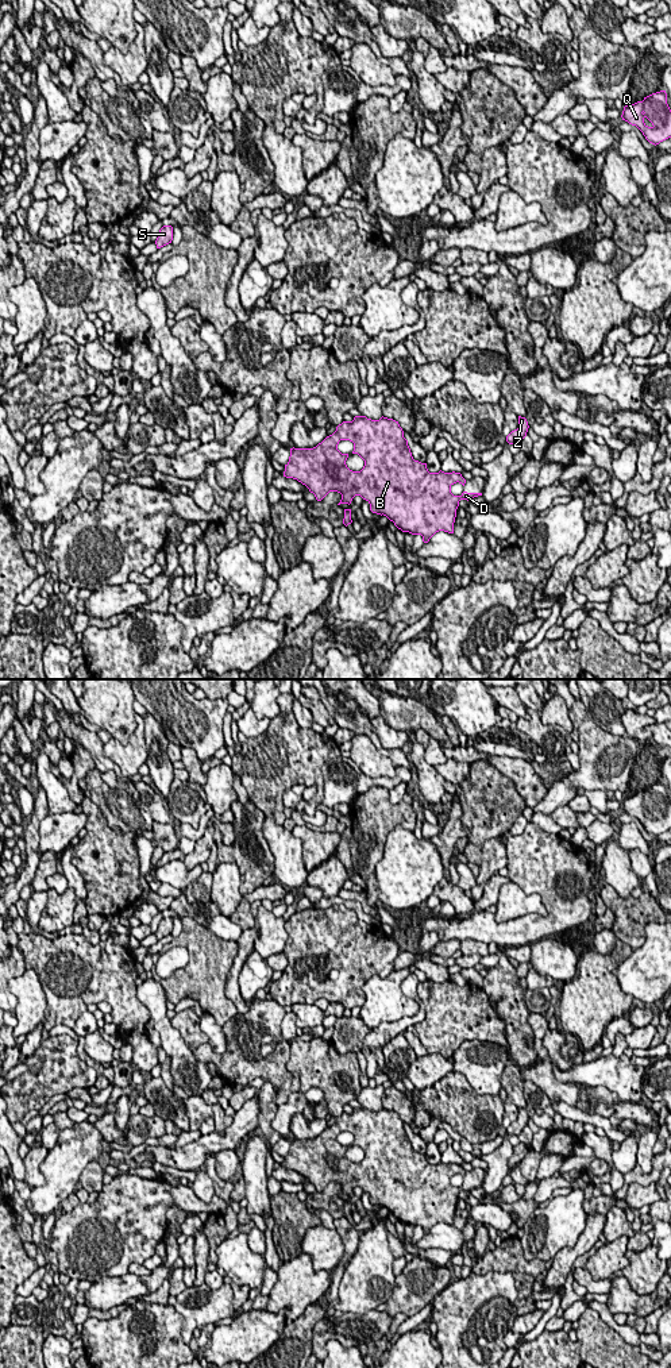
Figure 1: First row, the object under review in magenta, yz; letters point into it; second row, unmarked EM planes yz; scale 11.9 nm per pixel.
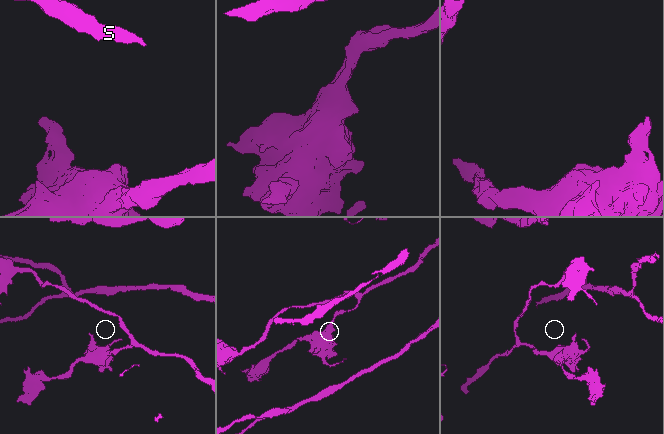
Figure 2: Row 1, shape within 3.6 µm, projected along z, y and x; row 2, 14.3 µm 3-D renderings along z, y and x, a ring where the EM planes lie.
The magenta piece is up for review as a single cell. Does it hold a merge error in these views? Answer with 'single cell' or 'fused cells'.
single cell

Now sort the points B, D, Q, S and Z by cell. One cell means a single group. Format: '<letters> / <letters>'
B D Q S Z

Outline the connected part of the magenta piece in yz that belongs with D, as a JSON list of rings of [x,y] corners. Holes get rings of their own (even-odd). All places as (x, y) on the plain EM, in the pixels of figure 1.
[[[355,1107],[352,1113],[343,1113],[336,1122],[327,1128],[313,1140],[290,1140],[289,1153],[285,1156],[284,1168],[293,1169],[305,1176],[317,1192],[321,1192],[329,1183],[342,1186],[340,1195],[351,1195],[355,1187],[360,1187],[370,1195],[370,1202],[386,1207],[402,1224],[421,1226],[423,1233],[439,1222],[454,1225],[456,1201],[460,1191],[470,1192],[482,1184],[463,1183],[460,1187],[451,1184],[451,1178],[456,1174],[464,1178],[466,1171],[460,1164],[429,1164],[427,1155],[414,1152],[404,1129],[404,1122],[398,1113],[387,1109],[371,1111],[366,1107]],[[340,1132],[354,1134],[352,1145],[358,1145],[365,1157],[360,1163],[347,1159],[348,1145],[338,1141]]]

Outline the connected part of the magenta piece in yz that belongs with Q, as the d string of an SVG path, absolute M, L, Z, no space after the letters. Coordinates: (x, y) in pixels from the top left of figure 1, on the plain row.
M666 782L652 785L643 793L625 797L621 809L636 817L645 831L655 837L671 829L671 801L667 795Z

